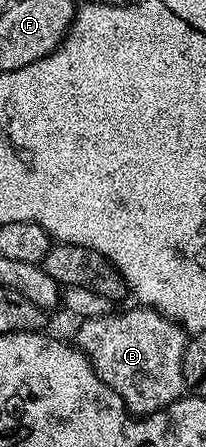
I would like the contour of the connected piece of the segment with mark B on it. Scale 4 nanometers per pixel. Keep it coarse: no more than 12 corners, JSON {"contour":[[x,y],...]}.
{"contour":[[155,308],[78,324],[76,347],[141,418],[182,399],[188,333]]}

